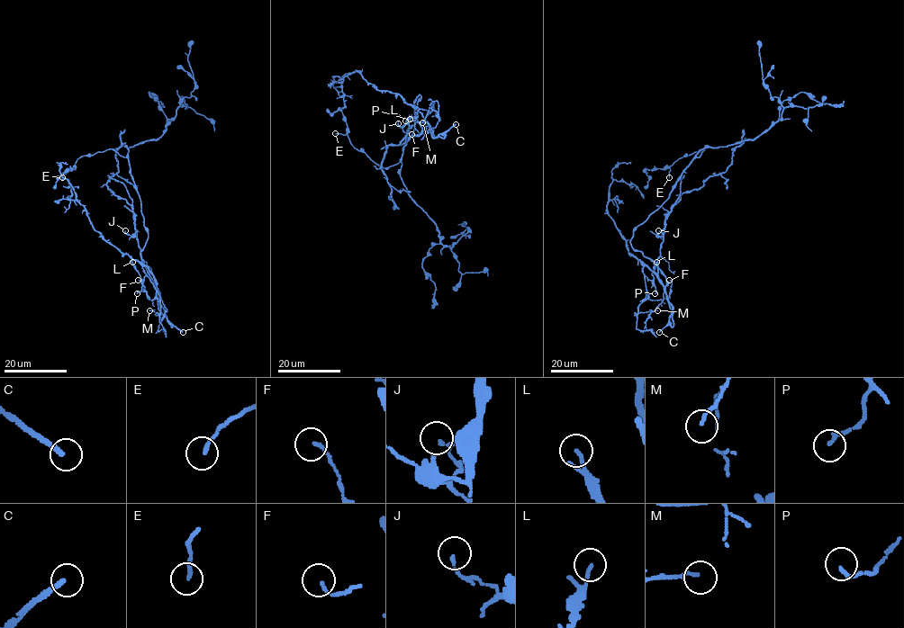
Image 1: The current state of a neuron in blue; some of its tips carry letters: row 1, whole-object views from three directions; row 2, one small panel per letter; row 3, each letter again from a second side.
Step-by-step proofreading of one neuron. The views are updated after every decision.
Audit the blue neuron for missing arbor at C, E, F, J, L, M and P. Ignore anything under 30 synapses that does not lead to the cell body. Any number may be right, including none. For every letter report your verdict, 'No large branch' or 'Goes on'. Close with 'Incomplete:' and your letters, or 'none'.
C: Goes on
E: No large branch
F: No large branch
J: No large branch
L: No large branch
M: No large branch
P: No large branch
Incomplete: C

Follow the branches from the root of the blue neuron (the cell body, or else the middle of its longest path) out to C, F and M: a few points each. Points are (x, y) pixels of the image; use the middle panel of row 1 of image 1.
C: (414, 121), (420, 95), (414, 103), (414, 116), (419, 121), (426, 122), (436, 137), (456, 124)
F: (414, 121), (420, 95), (414, 103), (416, 119), (425, 121), (416, 107), (429, 112), (421, 131), (411, 134)
M: (414, 121), (420, 95), (414, 103), (416, 119), (425, 121), (416, 107), (434, 109), (431, 103), (422, 122)

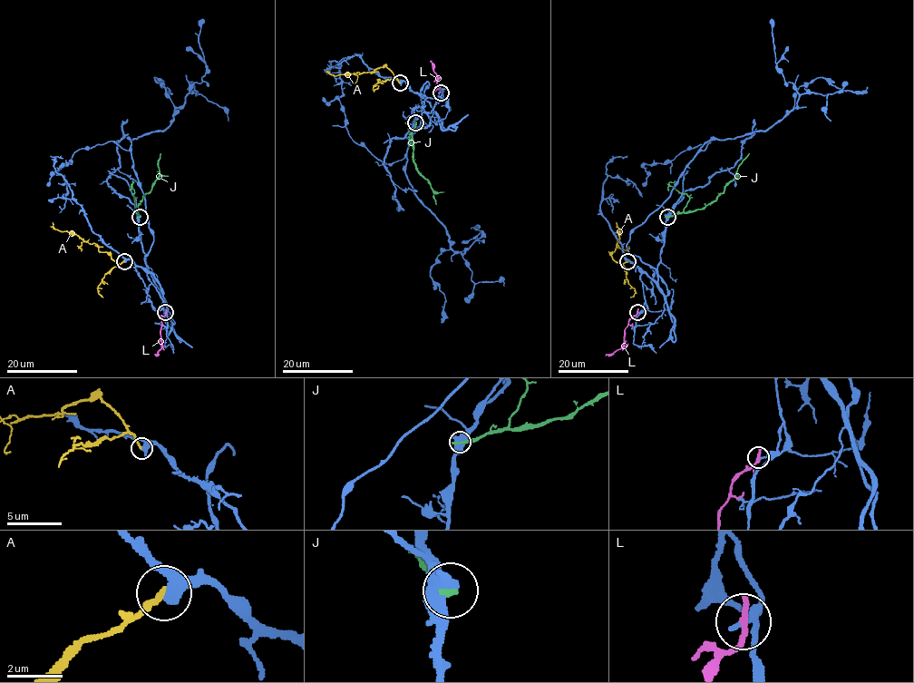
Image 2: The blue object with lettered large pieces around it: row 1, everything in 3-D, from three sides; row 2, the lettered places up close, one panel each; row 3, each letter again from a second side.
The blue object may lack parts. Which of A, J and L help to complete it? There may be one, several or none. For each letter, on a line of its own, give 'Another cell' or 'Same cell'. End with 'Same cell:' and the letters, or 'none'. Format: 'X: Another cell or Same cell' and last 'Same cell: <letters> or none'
A: Another cell
J: Another cell
L: Another cell
Same cell: none

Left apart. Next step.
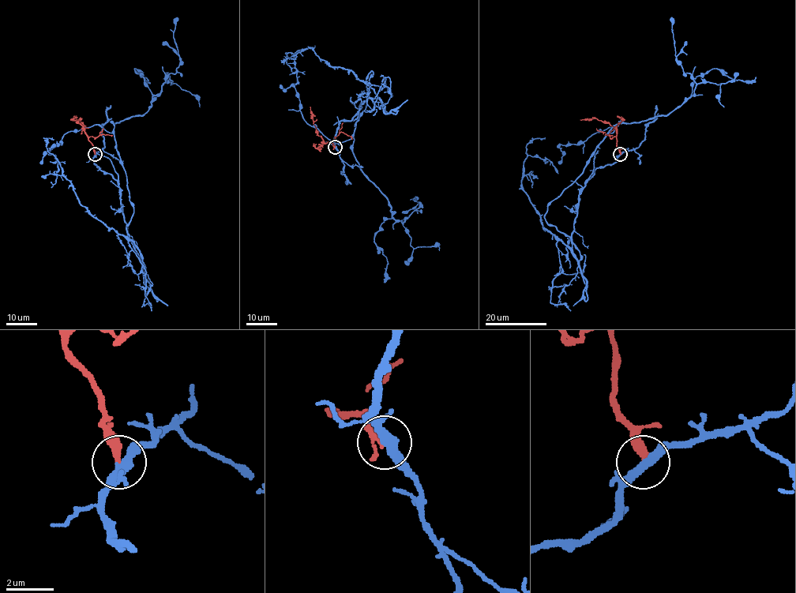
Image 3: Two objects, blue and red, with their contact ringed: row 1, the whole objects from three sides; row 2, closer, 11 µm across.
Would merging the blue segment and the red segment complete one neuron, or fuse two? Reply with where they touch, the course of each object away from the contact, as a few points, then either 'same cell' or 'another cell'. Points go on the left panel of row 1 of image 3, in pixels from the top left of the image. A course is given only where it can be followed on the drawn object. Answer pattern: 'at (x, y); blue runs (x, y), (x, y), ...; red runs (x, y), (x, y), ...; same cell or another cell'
at (95, 154); blue runs (95, 154), (93, 161), (117, 181), (129, 237), (133, 206), (112, 123), (142, 116), (176, 73), (177, 17); red runs (95, 154), (84, 129), (73, 118), (70, 120); same cell

